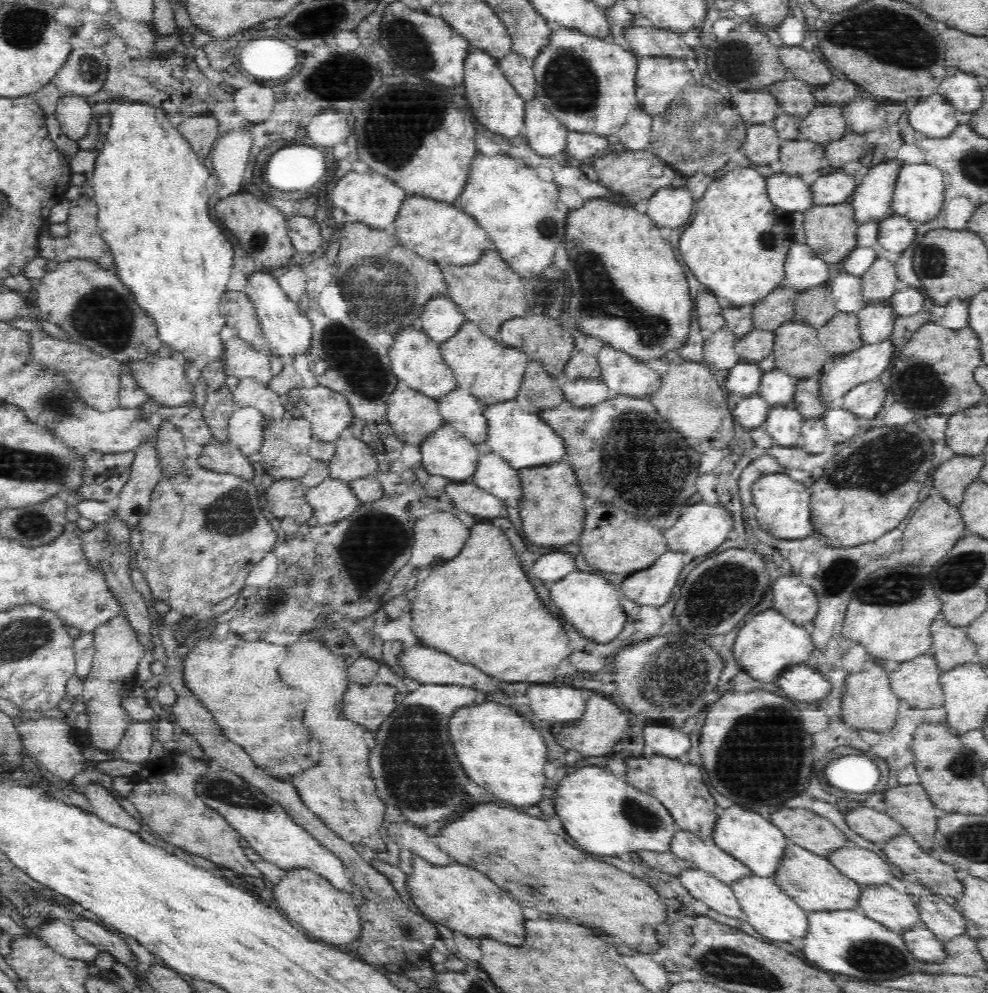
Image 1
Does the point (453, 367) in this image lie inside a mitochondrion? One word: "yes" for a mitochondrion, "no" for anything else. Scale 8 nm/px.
no

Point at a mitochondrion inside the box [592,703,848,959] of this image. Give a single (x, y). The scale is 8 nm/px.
(634, 812)

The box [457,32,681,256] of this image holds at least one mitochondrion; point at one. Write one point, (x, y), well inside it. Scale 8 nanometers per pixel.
(568, 83)

